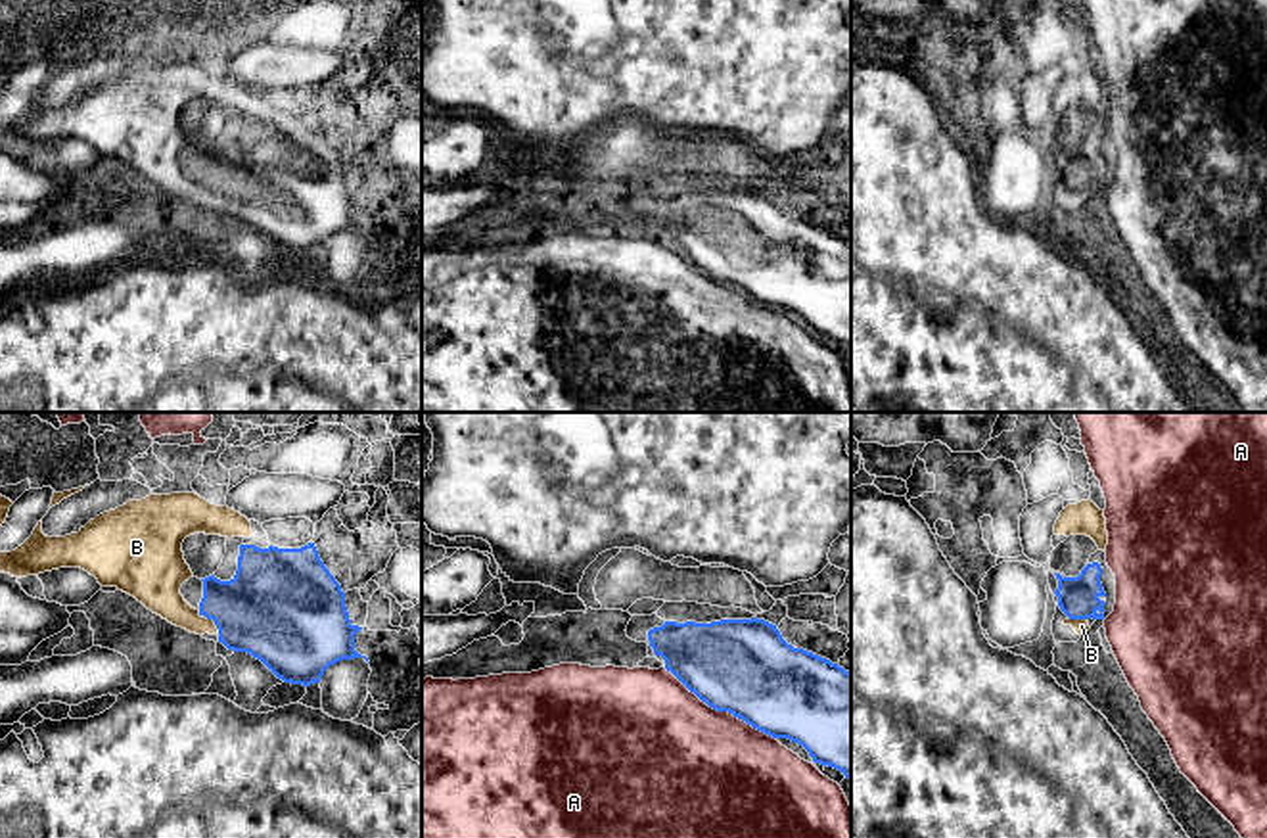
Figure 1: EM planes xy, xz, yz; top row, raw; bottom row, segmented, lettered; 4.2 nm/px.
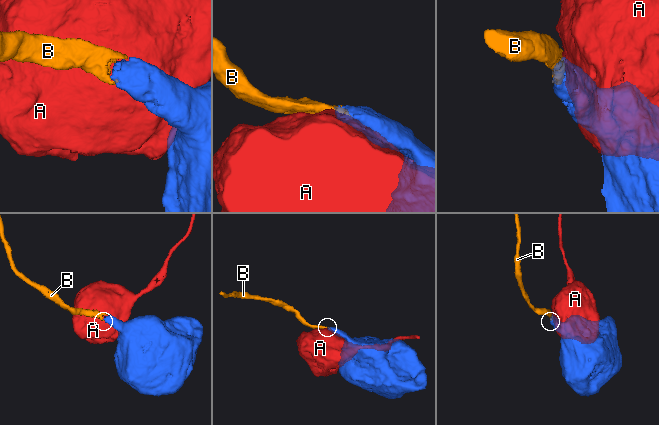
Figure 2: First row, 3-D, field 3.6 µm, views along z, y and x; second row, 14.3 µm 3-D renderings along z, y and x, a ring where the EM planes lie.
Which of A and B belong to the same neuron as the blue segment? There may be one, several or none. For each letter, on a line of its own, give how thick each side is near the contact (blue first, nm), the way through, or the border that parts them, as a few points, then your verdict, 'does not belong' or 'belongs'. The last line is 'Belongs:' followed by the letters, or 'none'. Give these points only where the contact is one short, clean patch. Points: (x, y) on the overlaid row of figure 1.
A: 400/500 nm | does not belong
B: 420/150 nm | belongs
Belongs: B

